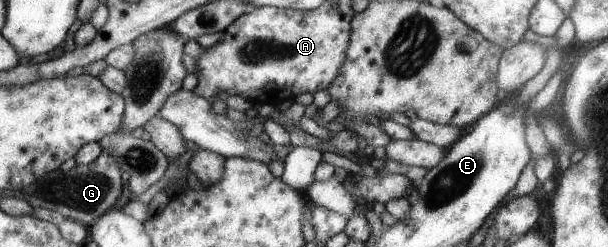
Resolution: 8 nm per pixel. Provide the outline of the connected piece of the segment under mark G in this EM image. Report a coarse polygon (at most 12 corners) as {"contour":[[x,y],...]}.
{"contour":[[111,151],[18,190],[88,227],[124,177]]}

